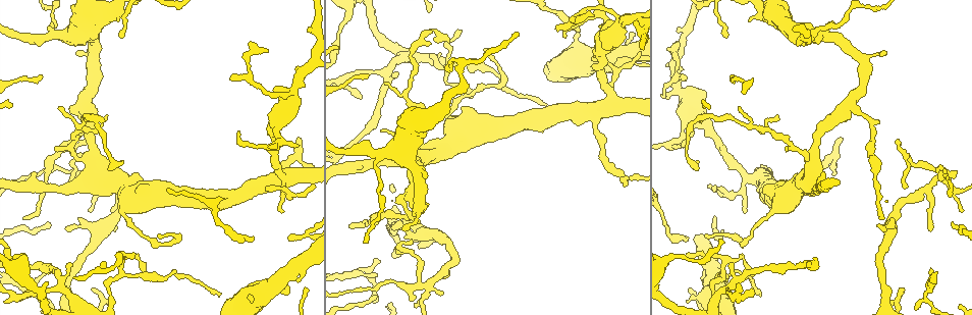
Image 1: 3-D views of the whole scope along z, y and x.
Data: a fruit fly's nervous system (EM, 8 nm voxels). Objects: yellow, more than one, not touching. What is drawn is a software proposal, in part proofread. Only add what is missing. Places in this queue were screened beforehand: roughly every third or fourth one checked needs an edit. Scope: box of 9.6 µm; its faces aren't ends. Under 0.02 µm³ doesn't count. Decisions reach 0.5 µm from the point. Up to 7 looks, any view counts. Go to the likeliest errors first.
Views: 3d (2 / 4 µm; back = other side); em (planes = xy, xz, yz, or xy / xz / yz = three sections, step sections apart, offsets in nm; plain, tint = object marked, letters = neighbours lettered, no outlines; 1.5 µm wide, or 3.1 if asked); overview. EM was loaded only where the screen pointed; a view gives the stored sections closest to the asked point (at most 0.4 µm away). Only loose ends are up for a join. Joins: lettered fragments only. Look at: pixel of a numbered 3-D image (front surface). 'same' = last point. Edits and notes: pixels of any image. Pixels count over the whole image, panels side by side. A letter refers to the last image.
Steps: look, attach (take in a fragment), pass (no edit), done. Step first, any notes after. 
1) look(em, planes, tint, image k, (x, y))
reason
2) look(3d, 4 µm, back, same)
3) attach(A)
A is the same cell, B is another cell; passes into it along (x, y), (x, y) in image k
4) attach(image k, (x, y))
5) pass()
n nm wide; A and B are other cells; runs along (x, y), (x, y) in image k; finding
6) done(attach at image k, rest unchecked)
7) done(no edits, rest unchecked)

look(3d, 4 µm, back, image 1, (59, 106))
tapers out

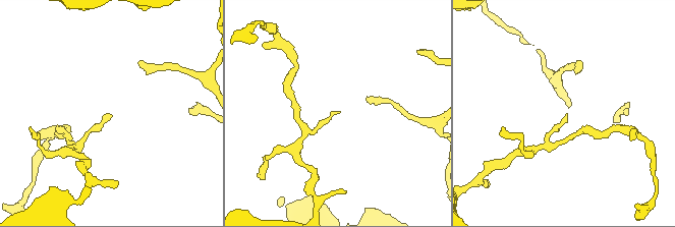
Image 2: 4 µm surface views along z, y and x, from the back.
look(em, planes, letters, image 2, (565, 114))
need the tissue

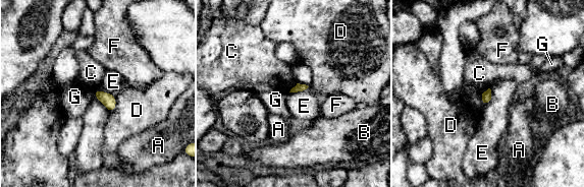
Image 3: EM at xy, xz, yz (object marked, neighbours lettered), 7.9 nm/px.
pass()
E touches over 160 nm; A, B, C, D, E, F and G are other cells; no lettered fragment goes on from it

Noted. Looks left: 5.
look(em, yz, step 8, tint, image 1, (566, 35))
free end

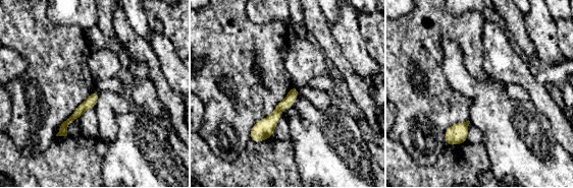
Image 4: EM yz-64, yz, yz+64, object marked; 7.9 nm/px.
look(em, planes, letters, same)
another direction

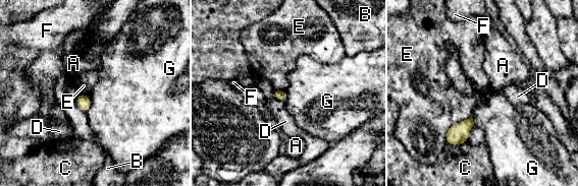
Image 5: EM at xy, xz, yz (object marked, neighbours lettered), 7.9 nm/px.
pass()
E touches over 300 nm; A, B, C, D, E, F and G are other cells; border along (90, 96), (91, 106), (86, 112) in image 5; no lettered fragment goes on from it

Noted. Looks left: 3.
look(3d, 2 µm, image 1, (266, 191))
branch stops here

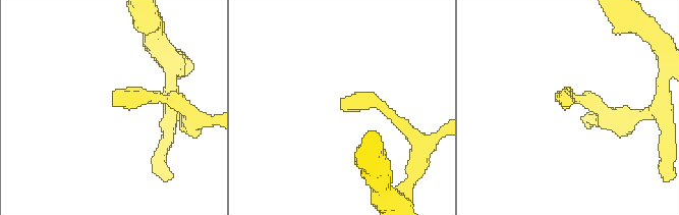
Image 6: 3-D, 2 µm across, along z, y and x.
look(em, planes, letters, image 6, (567, 100))

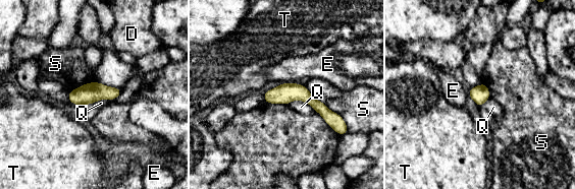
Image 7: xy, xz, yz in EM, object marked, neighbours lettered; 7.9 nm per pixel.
pass()
D, E, Q, S and T are other cells; runs along (266, 95), (304, 95), (338, 128) in image 7; none of them fits

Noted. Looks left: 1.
done(no edits, rest unchecked)

